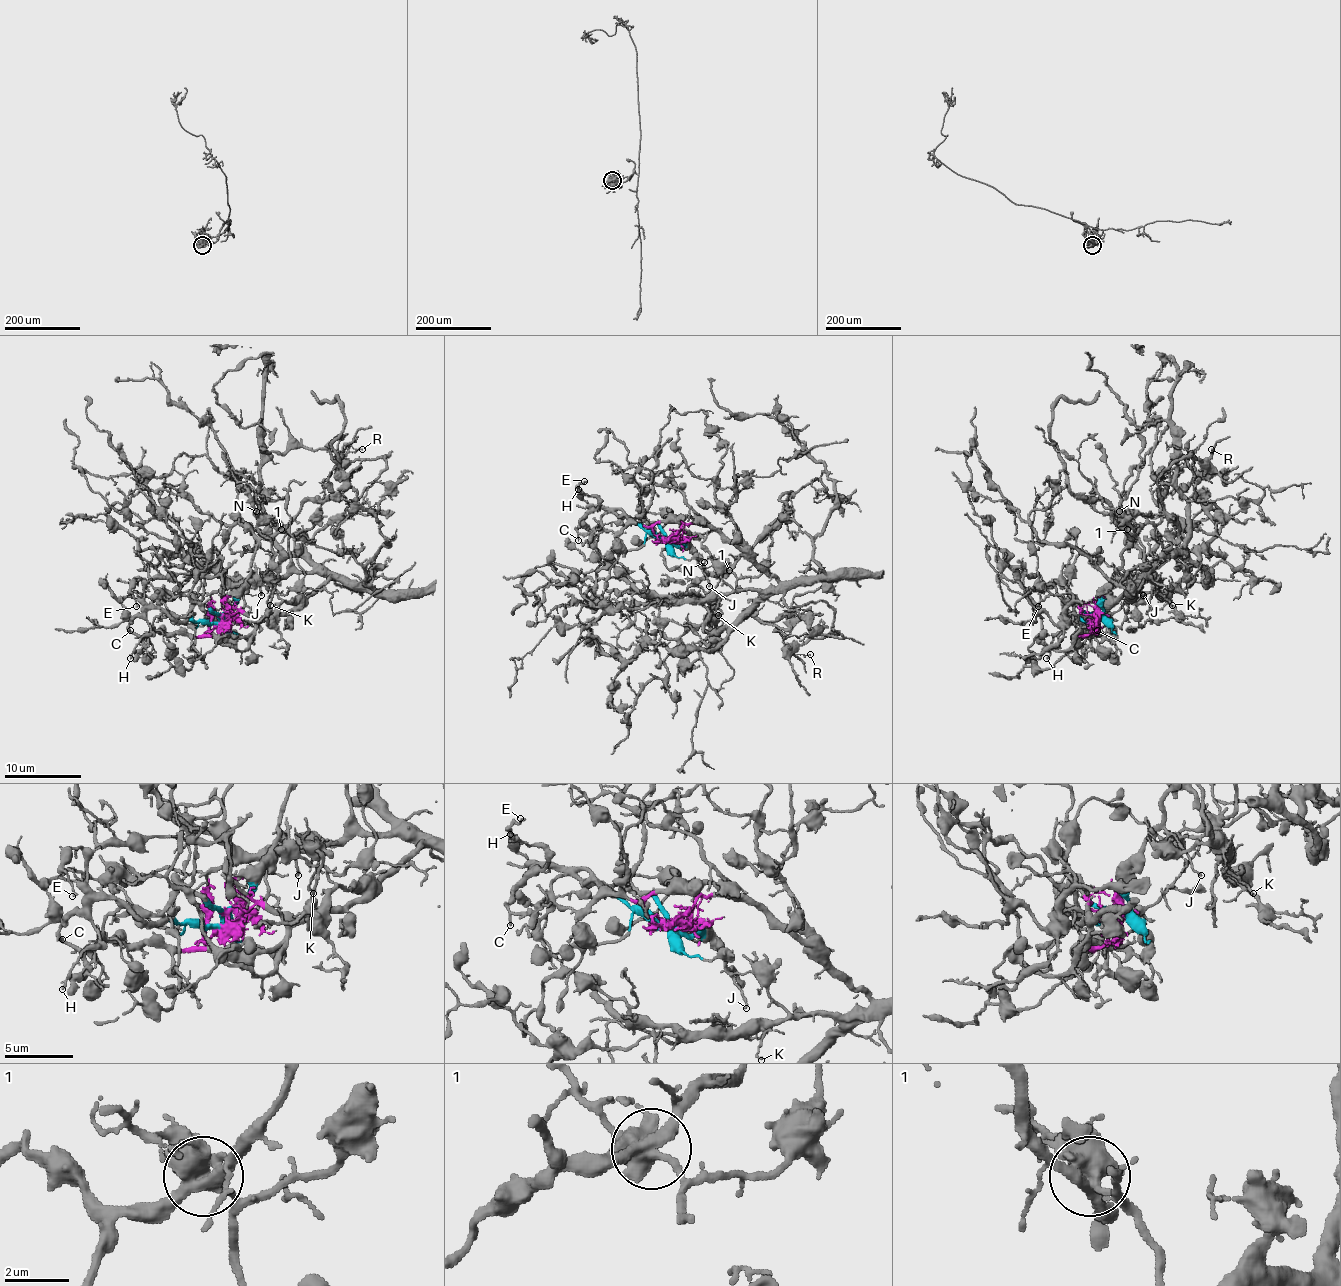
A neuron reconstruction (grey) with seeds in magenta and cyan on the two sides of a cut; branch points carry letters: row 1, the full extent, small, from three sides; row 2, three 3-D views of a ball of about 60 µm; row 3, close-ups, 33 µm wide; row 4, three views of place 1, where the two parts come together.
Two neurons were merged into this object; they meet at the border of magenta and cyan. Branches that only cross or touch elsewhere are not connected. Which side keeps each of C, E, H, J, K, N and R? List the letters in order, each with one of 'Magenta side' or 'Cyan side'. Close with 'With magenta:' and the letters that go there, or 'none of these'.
C: Cyan side
E: Cyan side
H: Cyan side
J: Cyan side
K: Magenta side
N: Magenta side
R: Magenta side
With magenta: K, N, R

